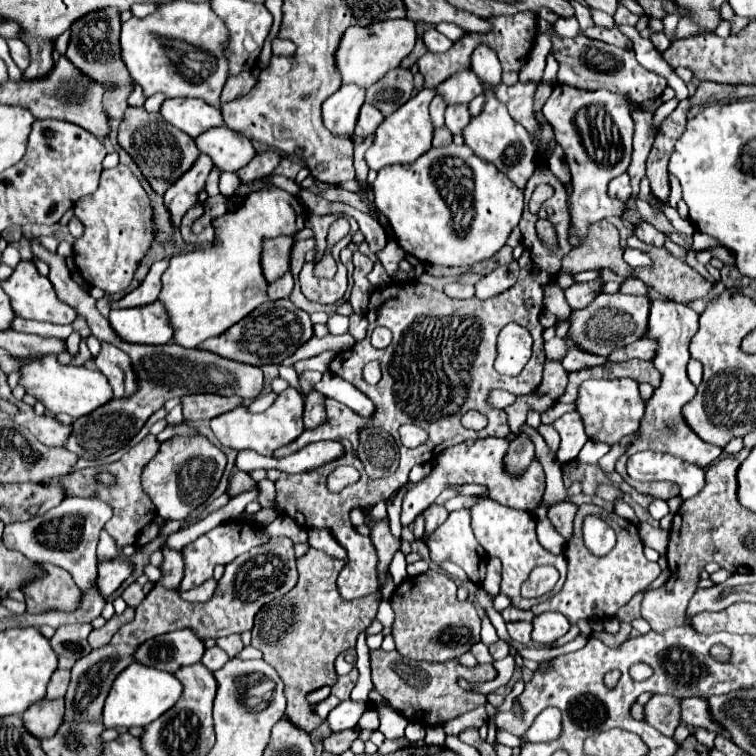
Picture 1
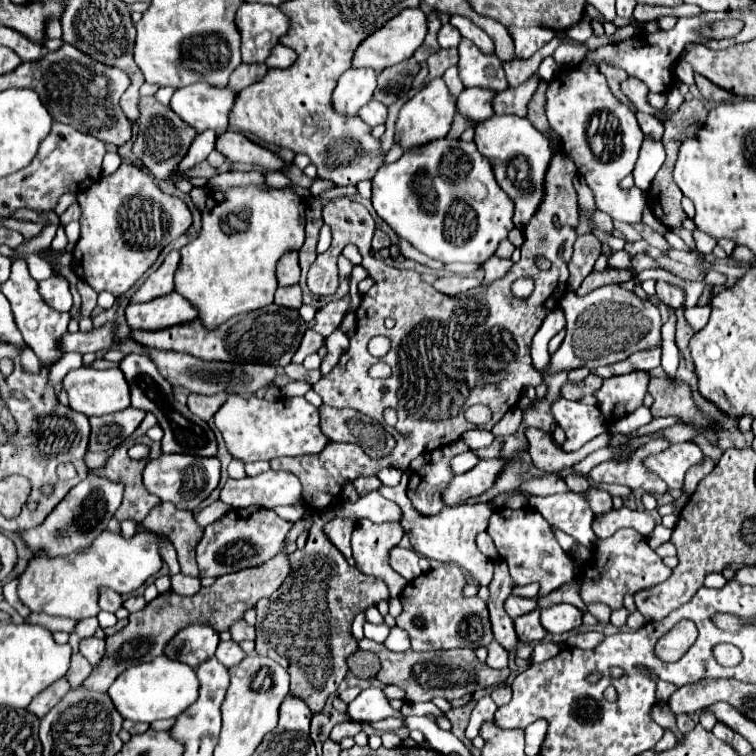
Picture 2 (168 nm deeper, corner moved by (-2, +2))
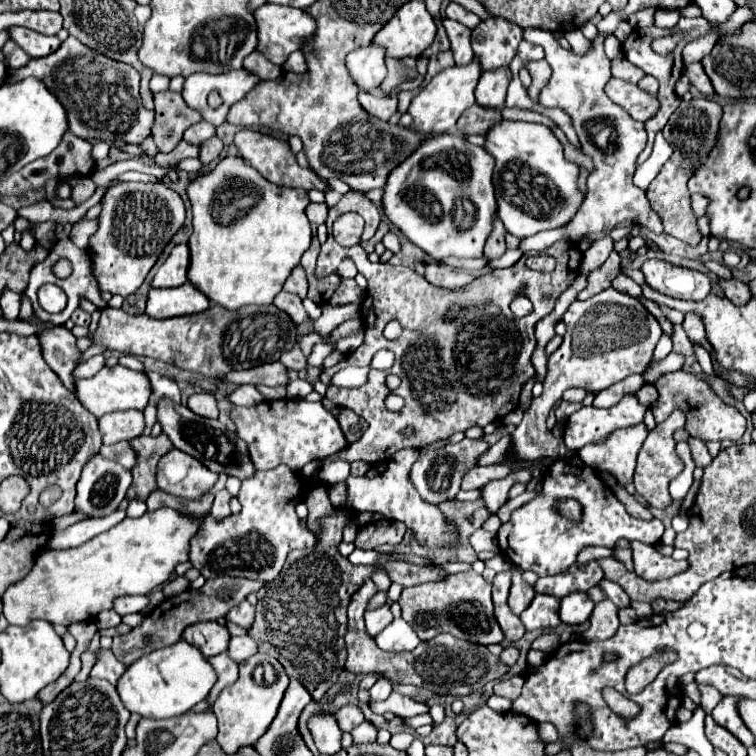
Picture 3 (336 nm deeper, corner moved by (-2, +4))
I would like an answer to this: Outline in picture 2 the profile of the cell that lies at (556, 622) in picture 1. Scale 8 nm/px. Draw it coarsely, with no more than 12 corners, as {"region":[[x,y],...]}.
{"region":[[569,603],[541,611],[549,633],[581,627],[583,611]]}

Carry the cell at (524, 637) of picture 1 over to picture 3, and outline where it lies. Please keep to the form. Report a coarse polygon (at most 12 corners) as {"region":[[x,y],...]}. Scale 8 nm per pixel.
{"region":[[535,595],[523,611],[525,631],[555,629],[559,601]]}

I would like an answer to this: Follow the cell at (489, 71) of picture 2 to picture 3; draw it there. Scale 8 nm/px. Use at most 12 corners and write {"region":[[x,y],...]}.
{"region":[[503,17],[471,35],[481,69],[507,67],[523,39]]}

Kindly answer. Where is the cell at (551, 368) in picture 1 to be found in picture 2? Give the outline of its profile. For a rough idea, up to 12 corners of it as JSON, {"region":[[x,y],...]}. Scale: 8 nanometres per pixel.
{"region":[[519,407],[491,429],[493,435],[513,435],[523,419]]}

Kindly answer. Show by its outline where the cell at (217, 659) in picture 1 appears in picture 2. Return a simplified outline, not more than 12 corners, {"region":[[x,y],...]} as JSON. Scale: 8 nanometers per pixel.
{"region":[[219,643],[215,657],[225,667],[247,657],[239,643]]}

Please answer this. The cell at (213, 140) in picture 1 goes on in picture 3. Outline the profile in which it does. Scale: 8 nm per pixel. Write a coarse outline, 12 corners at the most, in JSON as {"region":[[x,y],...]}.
{"region":[[243,129],[239,155],[275,185],[329,191],[289,143]]}

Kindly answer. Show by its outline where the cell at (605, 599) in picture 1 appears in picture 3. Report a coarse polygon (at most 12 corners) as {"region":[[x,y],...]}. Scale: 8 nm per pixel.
{"region":[[631,541],[635,573],[647,581],[669,579],[687,569]]}

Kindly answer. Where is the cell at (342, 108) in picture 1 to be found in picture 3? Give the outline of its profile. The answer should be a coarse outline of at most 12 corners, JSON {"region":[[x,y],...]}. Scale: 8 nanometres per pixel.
{"region":[[373,43],[351,51],[355,85],[375,91],[387,75],[385,51]]}

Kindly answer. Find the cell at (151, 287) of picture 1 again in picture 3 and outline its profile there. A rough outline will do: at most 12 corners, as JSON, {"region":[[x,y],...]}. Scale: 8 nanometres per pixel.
{"region":[[175,245],[155,273],[151,287],[187,283],[189,247]]}

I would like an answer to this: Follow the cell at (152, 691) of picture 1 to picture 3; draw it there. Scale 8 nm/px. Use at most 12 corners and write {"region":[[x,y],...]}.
{"region":[[185,641],[129,665],[123,705],[147,719],[203,701],[215,669]]}

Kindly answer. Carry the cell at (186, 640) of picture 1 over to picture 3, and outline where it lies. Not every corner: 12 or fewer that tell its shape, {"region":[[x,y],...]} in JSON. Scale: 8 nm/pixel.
{"region":[[203,621],[187,627],[183,641],[197,645],[199,643],[203,657],[227,651],[229,631],[217,621]]}

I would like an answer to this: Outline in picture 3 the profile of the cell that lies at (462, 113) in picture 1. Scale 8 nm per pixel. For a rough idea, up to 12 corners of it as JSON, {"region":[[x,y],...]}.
{"region":[[509,67],[485,71],[475,103],[485,109],[505,105]]}

